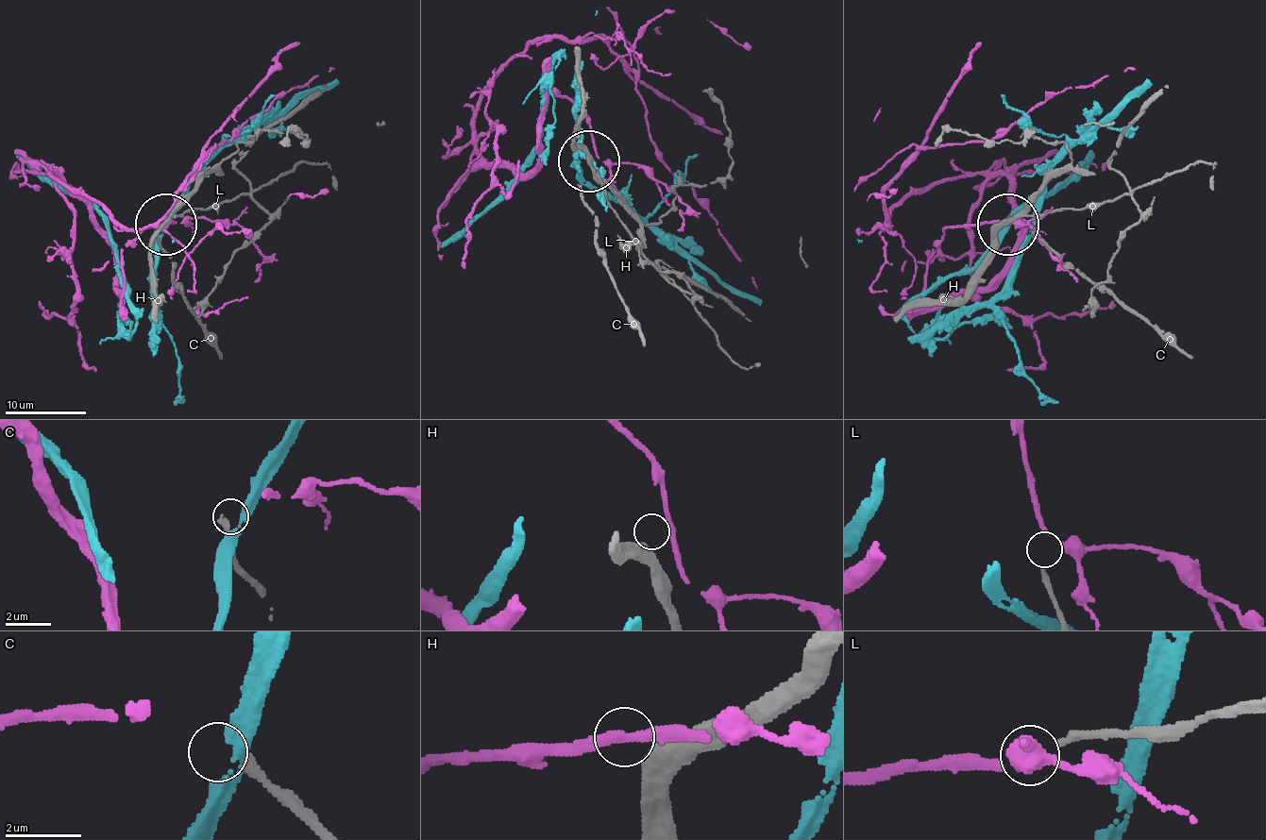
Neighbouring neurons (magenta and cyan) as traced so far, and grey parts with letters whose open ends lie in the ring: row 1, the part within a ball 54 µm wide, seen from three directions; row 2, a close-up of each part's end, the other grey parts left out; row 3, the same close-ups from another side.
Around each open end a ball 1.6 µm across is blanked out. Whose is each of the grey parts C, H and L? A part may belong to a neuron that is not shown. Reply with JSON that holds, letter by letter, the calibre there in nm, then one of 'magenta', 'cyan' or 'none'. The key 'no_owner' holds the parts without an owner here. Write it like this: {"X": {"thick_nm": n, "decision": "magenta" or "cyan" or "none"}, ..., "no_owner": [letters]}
{"C": {"thick_nm": 260, "decision": "none"}, "H": {"thick_nm": 440, "decision": "none"}, "L": {"thick_nm": 200, "decision": "magenta"}, "no_owner": ["C", "H"]}

